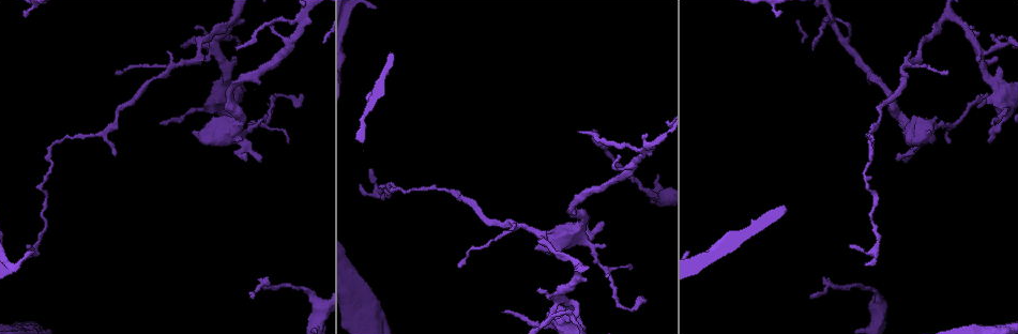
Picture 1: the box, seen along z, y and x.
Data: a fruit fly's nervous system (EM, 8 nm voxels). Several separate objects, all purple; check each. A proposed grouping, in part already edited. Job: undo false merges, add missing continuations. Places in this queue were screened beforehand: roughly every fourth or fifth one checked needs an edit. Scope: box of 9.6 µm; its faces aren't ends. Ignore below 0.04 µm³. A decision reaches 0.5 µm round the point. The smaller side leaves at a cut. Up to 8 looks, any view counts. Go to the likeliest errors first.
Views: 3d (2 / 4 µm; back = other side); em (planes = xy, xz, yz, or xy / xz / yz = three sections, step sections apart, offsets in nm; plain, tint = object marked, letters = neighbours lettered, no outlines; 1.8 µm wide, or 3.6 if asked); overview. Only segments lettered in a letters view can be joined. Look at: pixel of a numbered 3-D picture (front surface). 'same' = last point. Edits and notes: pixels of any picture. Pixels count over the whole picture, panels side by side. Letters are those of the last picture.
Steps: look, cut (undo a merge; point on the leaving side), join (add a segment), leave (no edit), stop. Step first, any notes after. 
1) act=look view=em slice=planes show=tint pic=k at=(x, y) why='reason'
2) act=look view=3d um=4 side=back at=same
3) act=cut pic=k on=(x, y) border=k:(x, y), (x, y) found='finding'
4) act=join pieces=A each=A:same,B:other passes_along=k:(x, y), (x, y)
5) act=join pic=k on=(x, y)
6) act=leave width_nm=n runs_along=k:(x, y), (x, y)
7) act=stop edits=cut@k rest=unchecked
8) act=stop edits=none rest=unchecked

act=look view=em slice=planes show=letters pic=1 at=(215, 50) why='a fork'

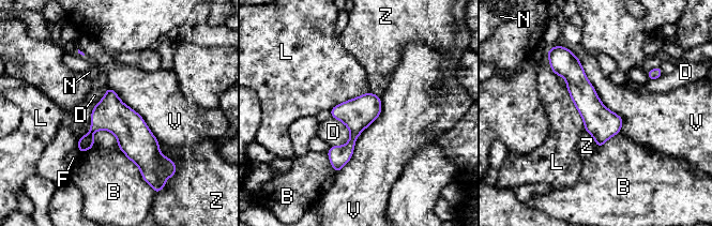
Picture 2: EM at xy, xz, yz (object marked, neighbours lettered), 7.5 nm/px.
act=leave width_nm=240 longest_contact=V:650nm each=B:other,D:other,F:other,L:other,N:other,V:other,Z:other found='continuous, no second neuron'

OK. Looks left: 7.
act=look view=3d um=4 pic=1 at=(911, 128) why='sharp bend'

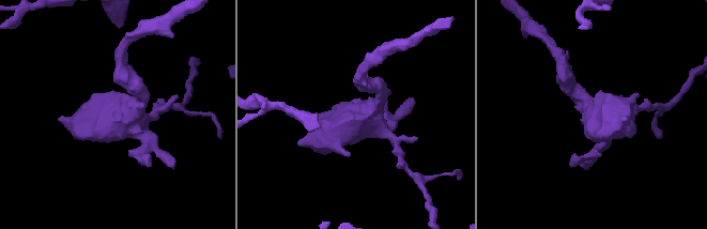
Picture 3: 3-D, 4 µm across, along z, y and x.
act=look view=em slice=yz step=4 show=letters pic=3 at=(366, 111)

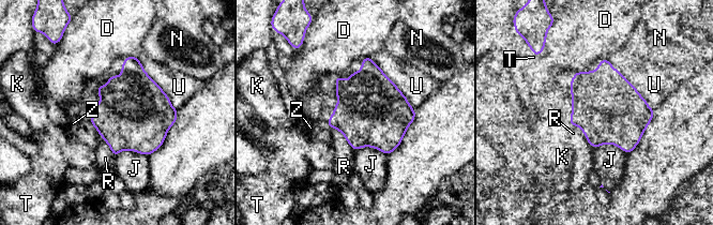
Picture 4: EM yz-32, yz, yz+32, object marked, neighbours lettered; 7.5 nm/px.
act=leave each=D:other,J:other,K:other,N:other,R:other,T:other,U:other,Z:other border=4:(570, 123), (581, 130), (593, 148) found='one neuron here'

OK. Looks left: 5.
act=look view=em slice=planes show=letters pic=1 at=(992, 124) why='thin end'

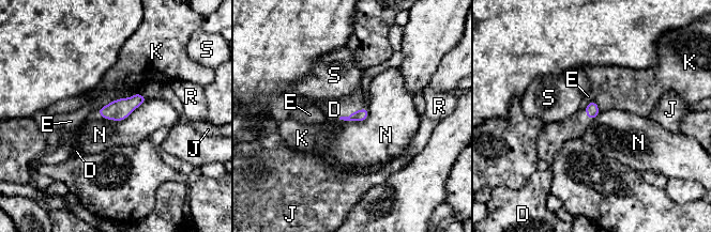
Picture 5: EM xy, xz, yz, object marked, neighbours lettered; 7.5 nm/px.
act=leave each=D:other,E:other,J:other,K:other,N:other,R:other,S:other border=5:(364, 106), (338, 119) found='no lettered segment goes on from it'

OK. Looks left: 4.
act=stop edits=none rest=unchecked

